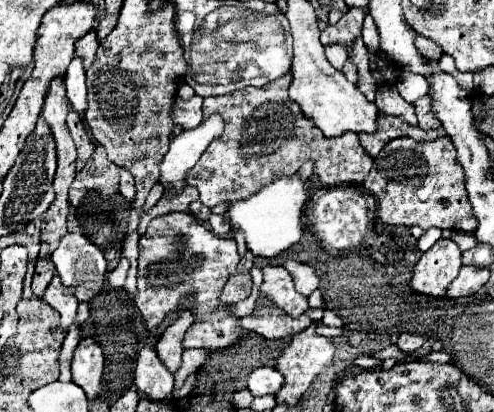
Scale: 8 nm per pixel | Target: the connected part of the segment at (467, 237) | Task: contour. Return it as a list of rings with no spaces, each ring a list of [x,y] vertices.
[[[453,231],[453,233],[451,233],[451,239],[459,245],[459,249],[461,249],[461,251],[467,251],[467,249],[471,249],[473,245],[477,245],[477,239],[475,239],[475,235],[473,235],[473,233]]]

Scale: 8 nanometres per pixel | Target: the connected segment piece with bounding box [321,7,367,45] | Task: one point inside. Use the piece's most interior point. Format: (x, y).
(348, 29)

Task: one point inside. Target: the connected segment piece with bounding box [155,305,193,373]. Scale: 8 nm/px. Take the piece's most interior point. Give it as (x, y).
(169, 348)

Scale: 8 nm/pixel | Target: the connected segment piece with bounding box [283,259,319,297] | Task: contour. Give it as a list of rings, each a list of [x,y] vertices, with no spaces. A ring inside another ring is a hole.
[[[287,259],[283,267],[291,273],[291,277],[293,277],[293,281],[295,281],[295,287],[297,287],[297,291],[299,291],[301,295],[309,297],[309,295],[317,289],[319,279],[317,279],[317,273],[315,273],[309,265],[303,265],[303,263],[297,263],[297,261]]]

